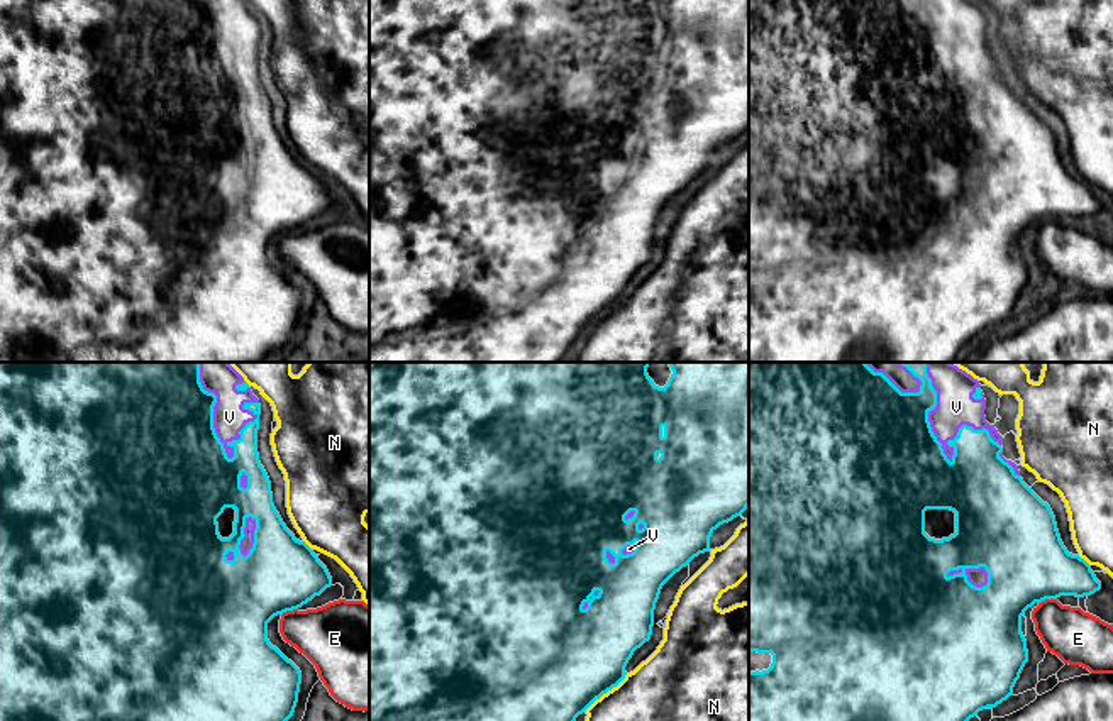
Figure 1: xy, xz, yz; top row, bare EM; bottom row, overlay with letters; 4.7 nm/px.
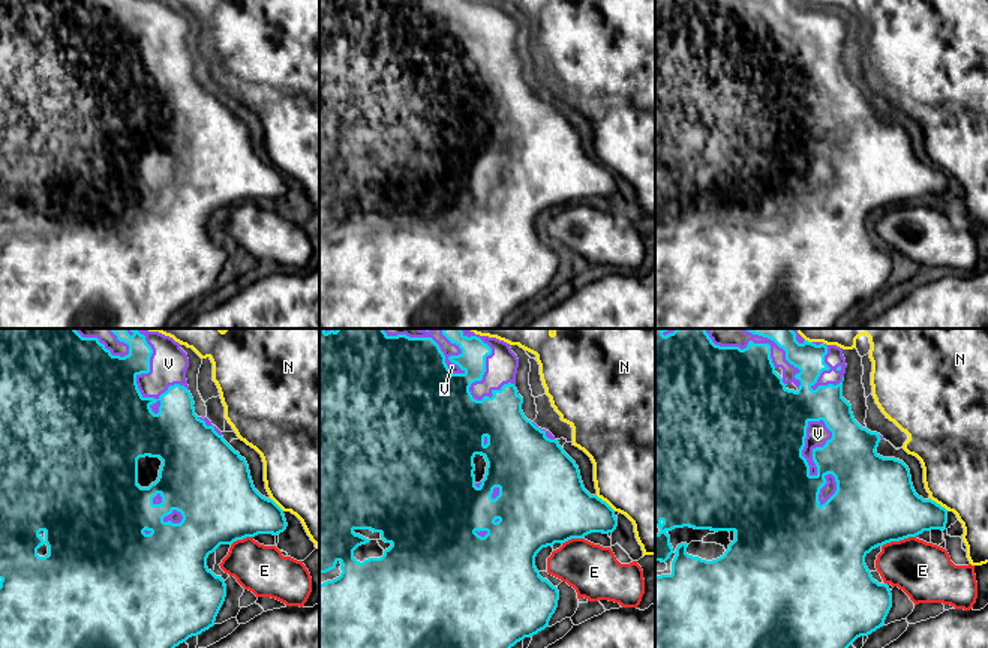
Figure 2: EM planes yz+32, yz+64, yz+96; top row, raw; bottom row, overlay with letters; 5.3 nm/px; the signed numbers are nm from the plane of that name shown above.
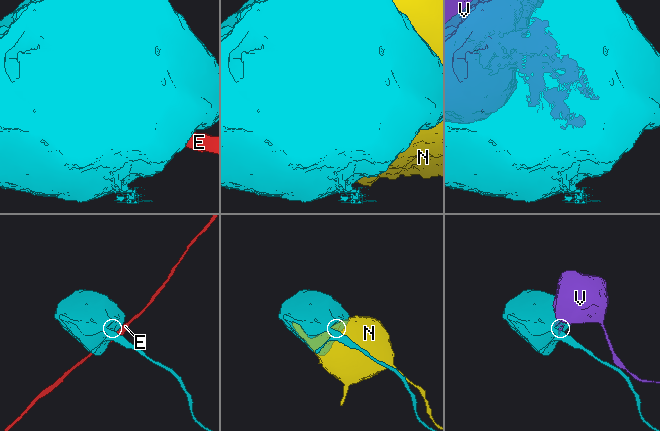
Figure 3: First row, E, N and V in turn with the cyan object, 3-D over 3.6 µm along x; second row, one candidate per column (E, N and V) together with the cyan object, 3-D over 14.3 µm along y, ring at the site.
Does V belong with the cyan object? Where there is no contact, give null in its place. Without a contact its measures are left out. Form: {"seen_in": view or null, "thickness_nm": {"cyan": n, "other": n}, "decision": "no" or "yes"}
{"seen_in": "xy", "thickness_nm": {"cyan": 500, "other": 160}, "decision": "no"}

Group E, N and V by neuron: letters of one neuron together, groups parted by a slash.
E / N / V

